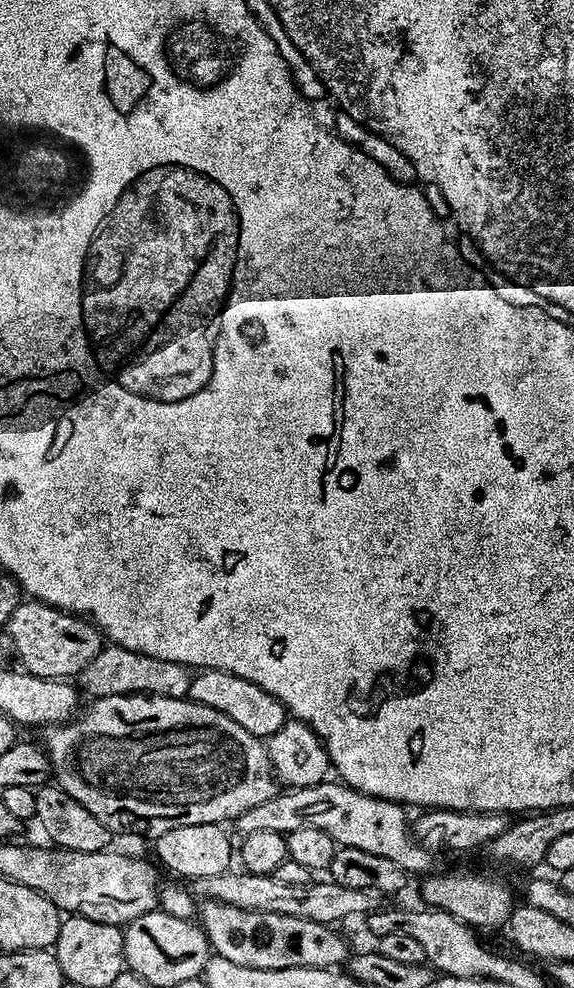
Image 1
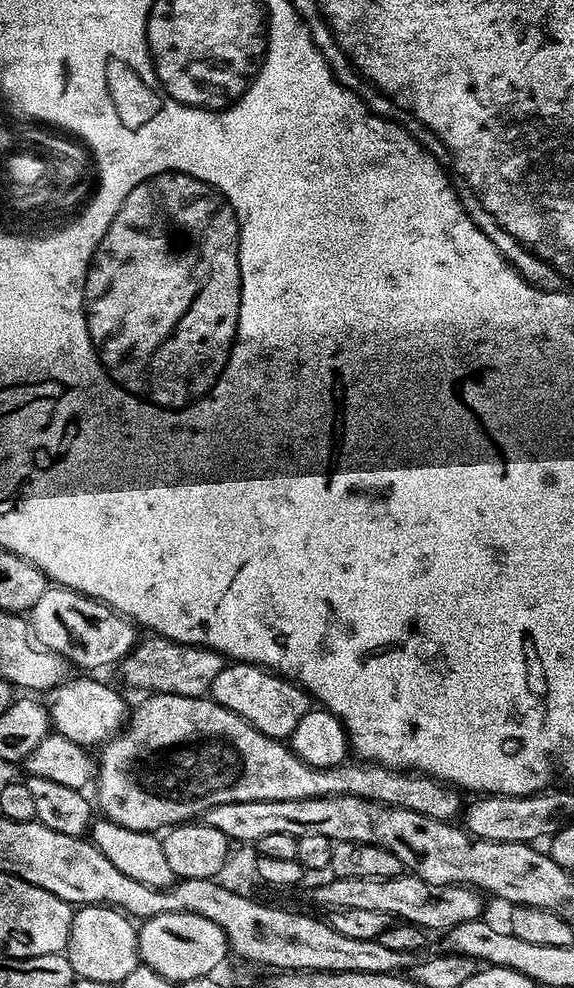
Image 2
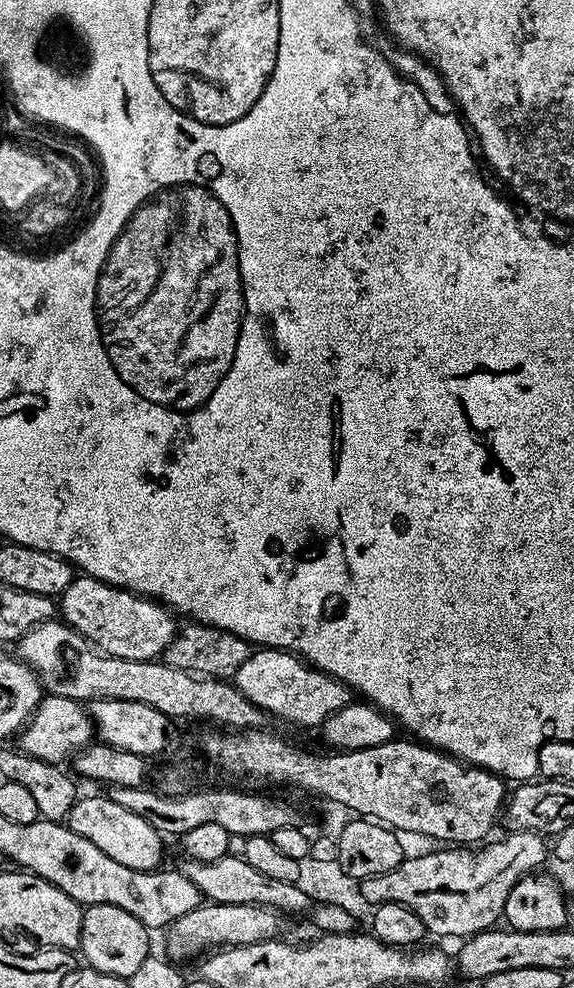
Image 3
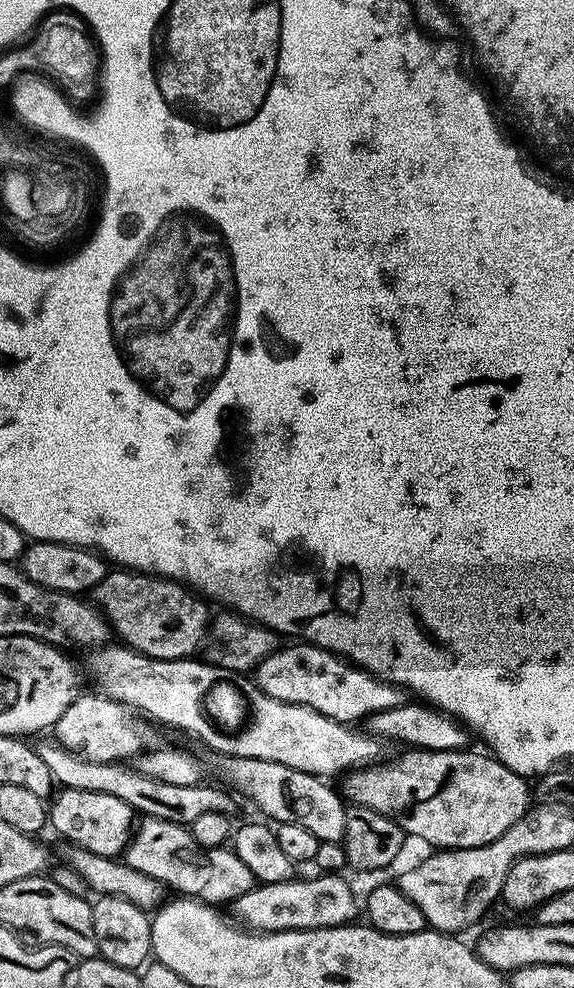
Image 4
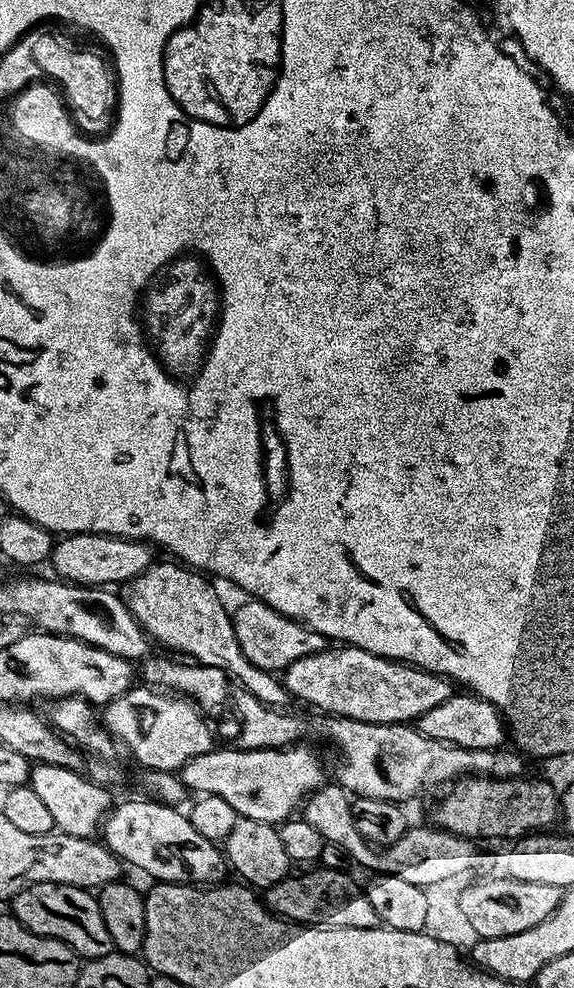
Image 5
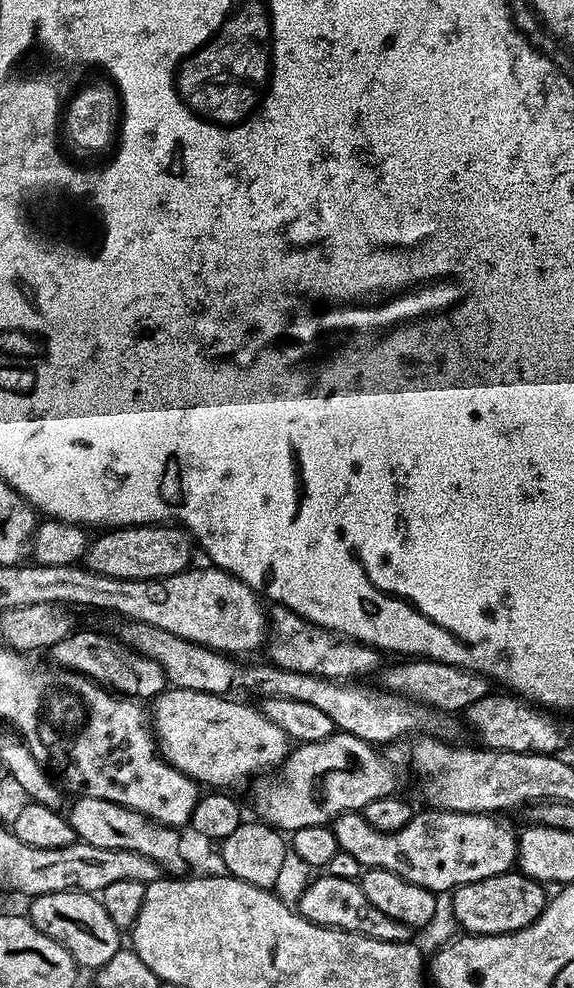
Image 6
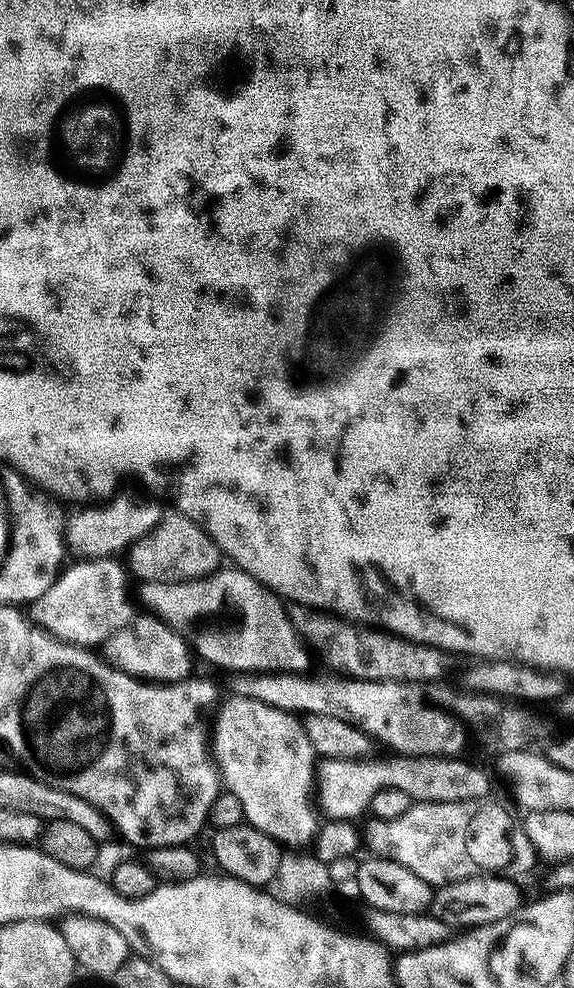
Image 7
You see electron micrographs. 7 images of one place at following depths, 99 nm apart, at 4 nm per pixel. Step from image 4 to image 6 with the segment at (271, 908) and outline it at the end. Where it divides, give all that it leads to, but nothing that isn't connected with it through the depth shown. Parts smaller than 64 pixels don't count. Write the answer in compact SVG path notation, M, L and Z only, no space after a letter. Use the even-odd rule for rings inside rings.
M329 874L320 875L322 876L318 877L300 896L298 911L301 916L324 928L340 928L344 932L357 932L382 942L403 944L413 939L414 929L408 924L382 914L382 910L378 910L378 906L373 906L370 898L366 898L362 886L356 880L347 880Z

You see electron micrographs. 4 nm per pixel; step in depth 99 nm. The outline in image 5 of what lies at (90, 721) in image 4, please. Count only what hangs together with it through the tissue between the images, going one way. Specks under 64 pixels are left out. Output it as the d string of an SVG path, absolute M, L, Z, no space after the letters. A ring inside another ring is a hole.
M133 686L116 700L103 705L102 724L113 741L121 740L128 752L141 764L141 769L153 772L175 773L190 758L203 752L213 751L212 732L207 728L205 717L195 704L179 694L169 694L164 690L153 690L148 686Z

